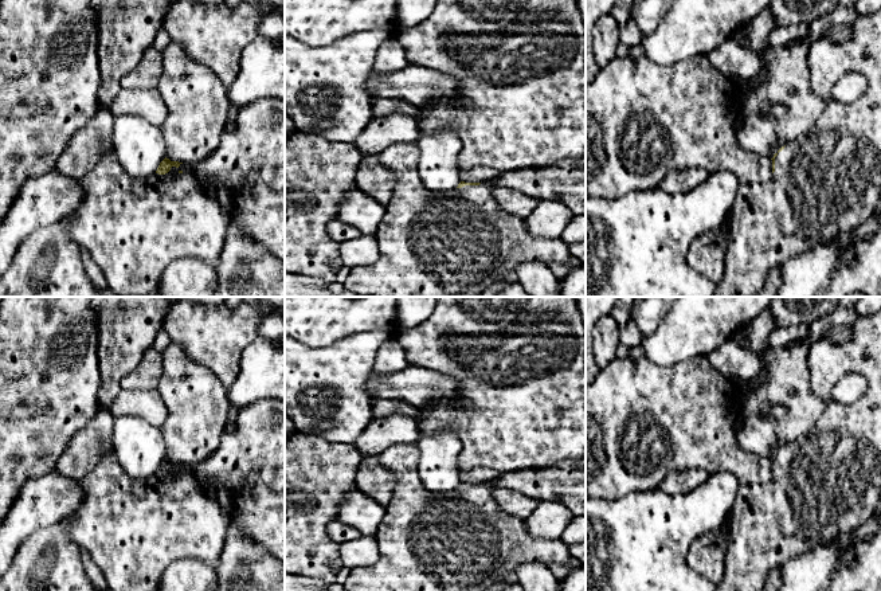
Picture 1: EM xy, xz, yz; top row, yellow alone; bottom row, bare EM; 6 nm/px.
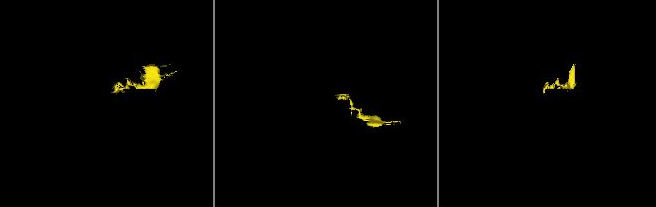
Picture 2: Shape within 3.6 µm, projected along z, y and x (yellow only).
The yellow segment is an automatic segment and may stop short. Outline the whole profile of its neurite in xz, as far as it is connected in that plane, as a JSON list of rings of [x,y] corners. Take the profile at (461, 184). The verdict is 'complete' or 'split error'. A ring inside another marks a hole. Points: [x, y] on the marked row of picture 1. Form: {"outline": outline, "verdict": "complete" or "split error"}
{"outline": [[[398,142],[380,154],[381,165],[395,172],[393,192],[375,234],[380,257],[369,266],[351,269],[344,287],[360,296],[372,297],[478,297],[494,283],[504,282],[520,262],[565,262],[571,258],[567,243],[530,235],[525,219],[505,212],[492,195],[490,183],[461,181],[453,191],[427,191],[418,172],[419,142]]], "verdict": "split error"}

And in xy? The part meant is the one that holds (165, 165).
{"outline": [[[111,150],[78,181],[83,189],[83,200],[58,222],[89,251],[105,274],[109,289],[118,297],[148,297],[160,289],[164,270],[180,258],[196,258],[214,267],[218,265],[230,219],[222,204],[197,181],[192,167],[165,157],[152,177],[133,179]]], "verdict": "split error"}

